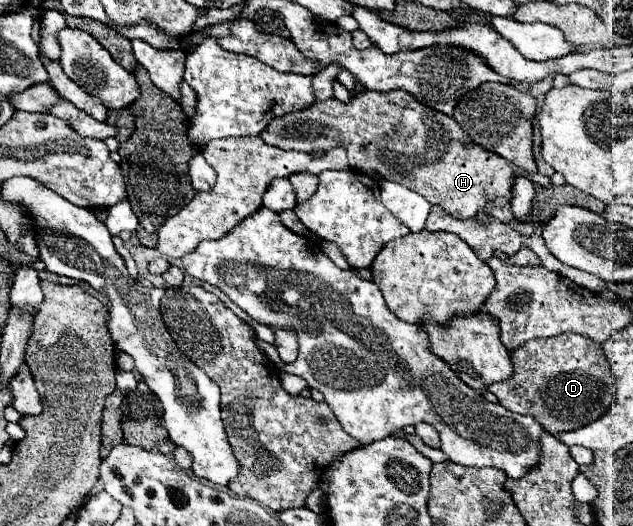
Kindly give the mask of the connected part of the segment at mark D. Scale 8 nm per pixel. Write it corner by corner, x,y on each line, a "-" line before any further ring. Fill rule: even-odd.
559,334
555,338
529,340
511,352
511,360
515,366
515,374
505,382
491,384
489,390
499,398
501,406
517,414
533,416
551,434
587,426
593,420
601,418
615,402
615,376
611,372
611,364
603,350
603,344
593,342
583,334

